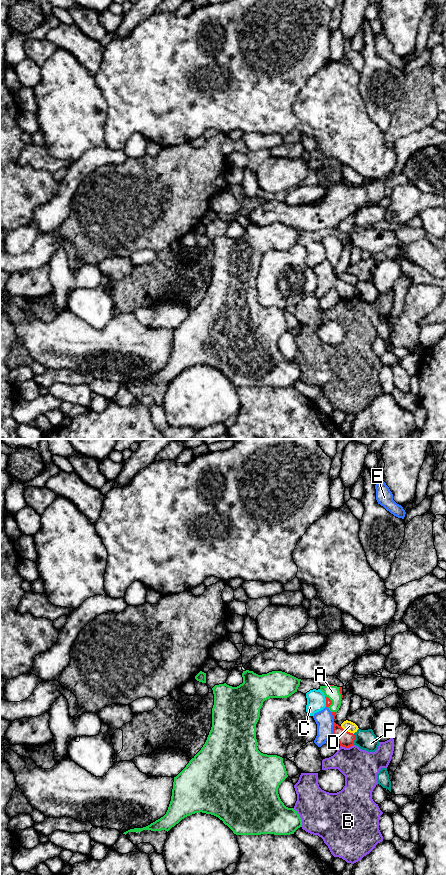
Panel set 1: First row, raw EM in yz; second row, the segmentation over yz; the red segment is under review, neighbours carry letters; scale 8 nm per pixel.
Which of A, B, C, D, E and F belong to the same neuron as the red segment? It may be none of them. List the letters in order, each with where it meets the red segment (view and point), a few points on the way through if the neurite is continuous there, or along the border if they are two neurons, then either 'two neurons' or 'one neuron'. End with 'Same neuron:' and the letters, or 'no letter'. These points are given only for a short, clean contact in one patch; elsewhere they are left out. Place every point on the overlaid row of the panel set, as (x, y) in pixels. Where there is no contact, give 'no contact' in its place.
A: contact yz (331, 701); one neuron
B: contact yz (346, 747); two neurons
C: contact yz (326, 701); two neurons
D: contact yz (347, 731); two neurons
E: contact yz (333, 729); two neurons
F: contact yz (354, 739); border yz (353, 734), (354, 744); two neurons
Same neuron: A

